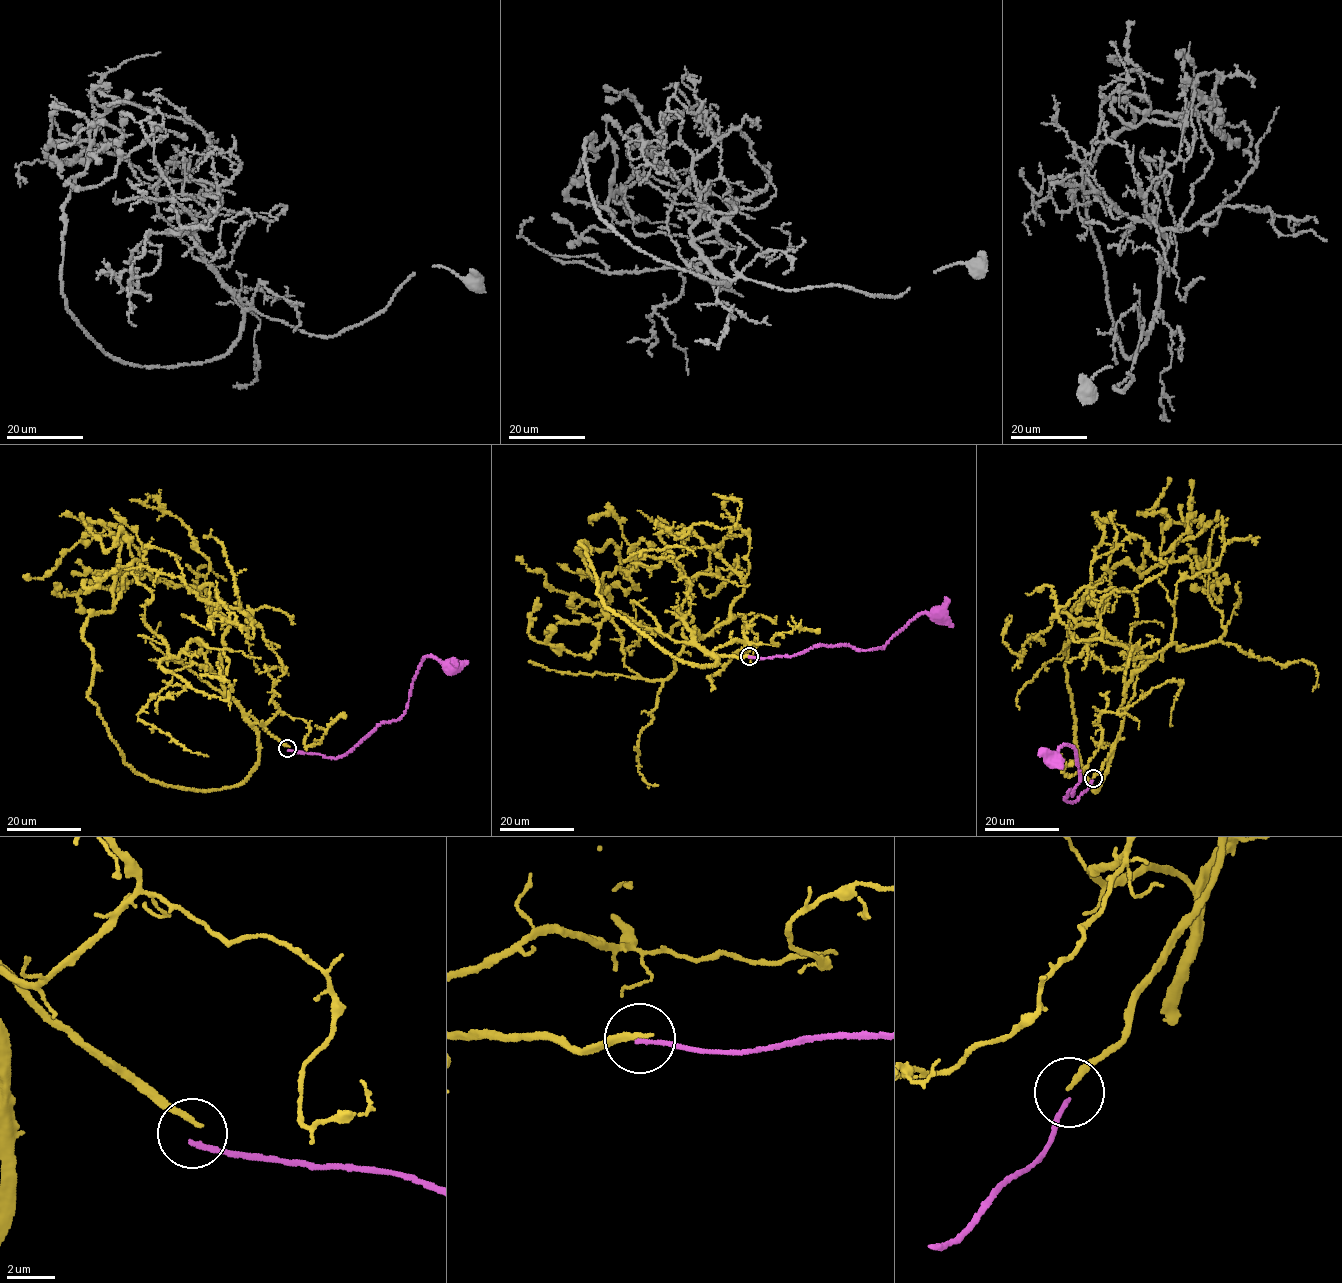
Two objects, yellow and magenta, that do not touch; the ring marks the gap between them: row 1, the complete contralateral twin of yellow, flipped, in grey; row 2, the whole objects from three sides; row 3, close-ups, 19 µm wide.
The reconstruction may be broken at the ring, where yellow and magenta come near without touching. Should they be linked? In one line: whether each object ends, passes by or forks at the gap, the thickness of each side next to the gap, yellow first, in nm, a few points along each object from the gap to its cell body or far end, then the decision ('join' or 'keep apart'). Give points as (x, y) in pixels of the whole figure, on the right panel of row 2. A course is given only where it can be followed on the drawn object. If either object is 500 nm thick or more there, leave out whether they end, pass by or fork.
yellow ends; magenta ends; calibres 240 and 170 nm; course yellow (1092, 778), (1130, 650), (1076, 620), (1107, 606), (1131, 537), (1139, 572), (1187, 558), (1217, 599), (1186, 544); course magenta (1092, 779), (1070, 802), (1064, 797), (1072, 790), (1072, 795), (1079, 781), (1075, 748), (1064, 744), (1052, 759); keep apart

